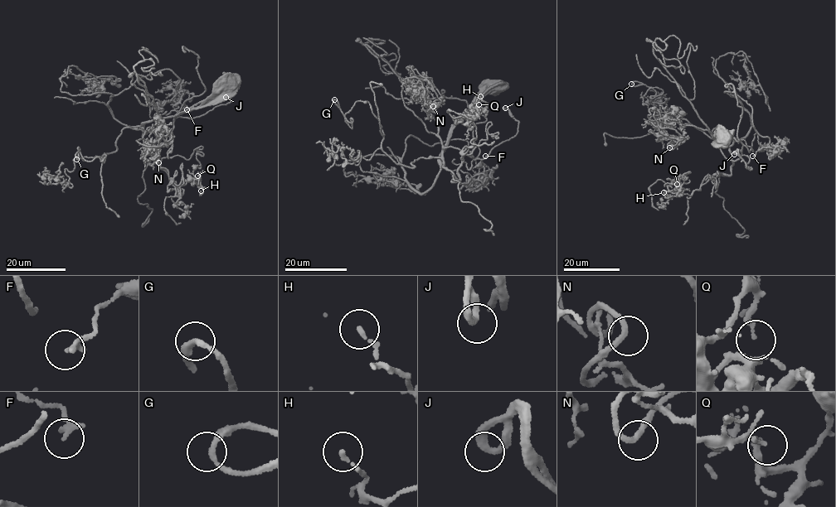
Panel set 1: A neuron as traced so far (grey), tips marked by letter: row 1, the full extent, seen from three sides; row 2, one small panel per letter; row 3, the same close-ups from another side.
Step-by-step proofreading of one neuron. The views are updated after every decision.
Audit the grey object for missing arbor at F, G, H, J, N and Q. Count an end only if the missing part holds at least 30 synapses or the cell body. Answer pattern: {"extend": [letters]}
{"extend": []}

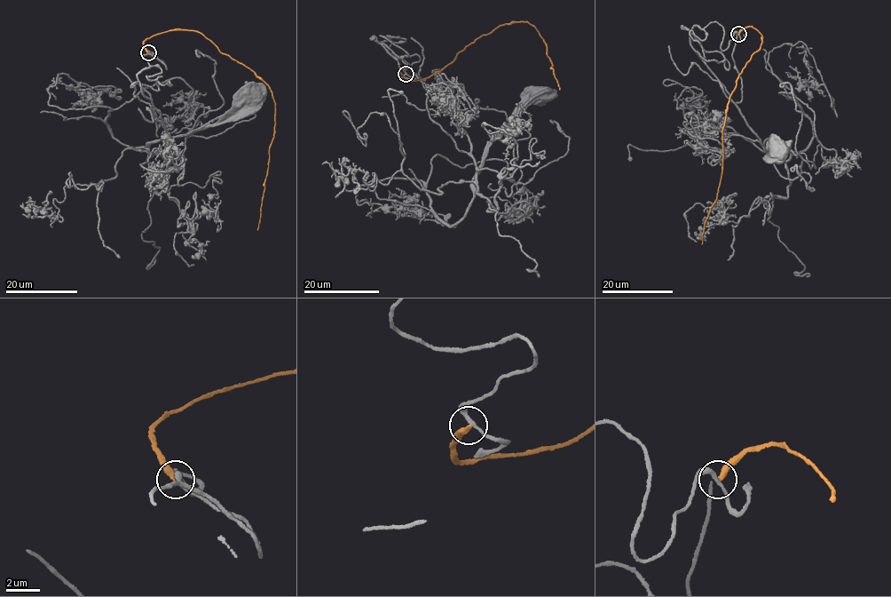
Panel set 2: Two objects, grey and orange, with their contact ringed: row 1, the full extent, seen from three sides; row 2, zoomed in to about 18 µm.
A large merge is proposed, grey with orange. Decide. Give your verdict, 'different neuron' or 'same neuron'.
different neuron

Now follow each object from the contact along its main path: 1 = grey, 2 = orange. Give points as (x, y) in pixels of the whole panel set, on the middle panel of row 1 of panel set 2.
1: (405, 74), (419, 56), (379, 43), (467, 135), (477, 192), (493, 140), (543, 92)
2: (405, 74), (402, 81), (429, 77), (480, 36), (522, 21), (534, 26), (547, 45), (560, 90)

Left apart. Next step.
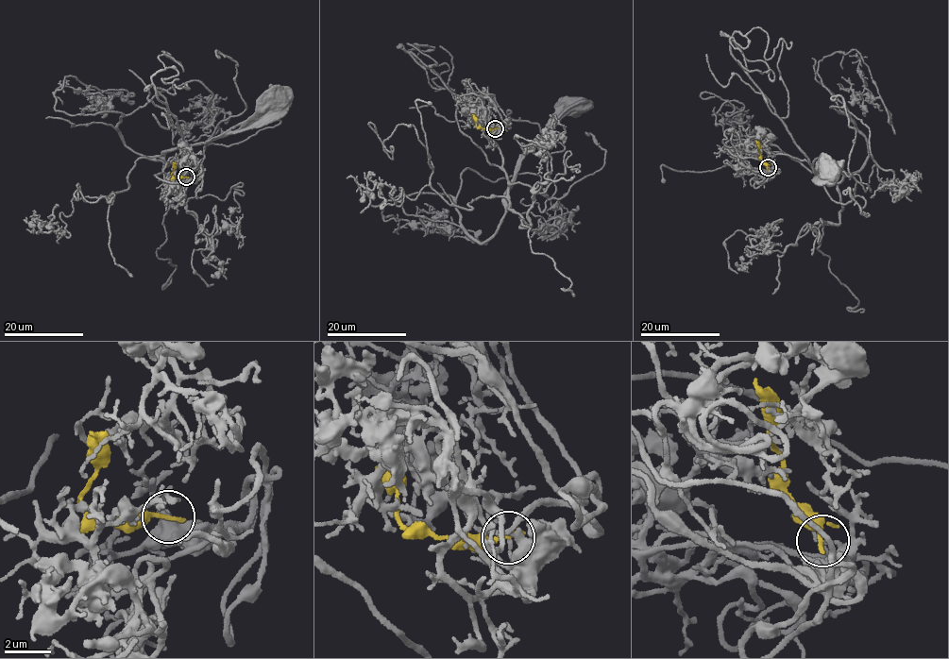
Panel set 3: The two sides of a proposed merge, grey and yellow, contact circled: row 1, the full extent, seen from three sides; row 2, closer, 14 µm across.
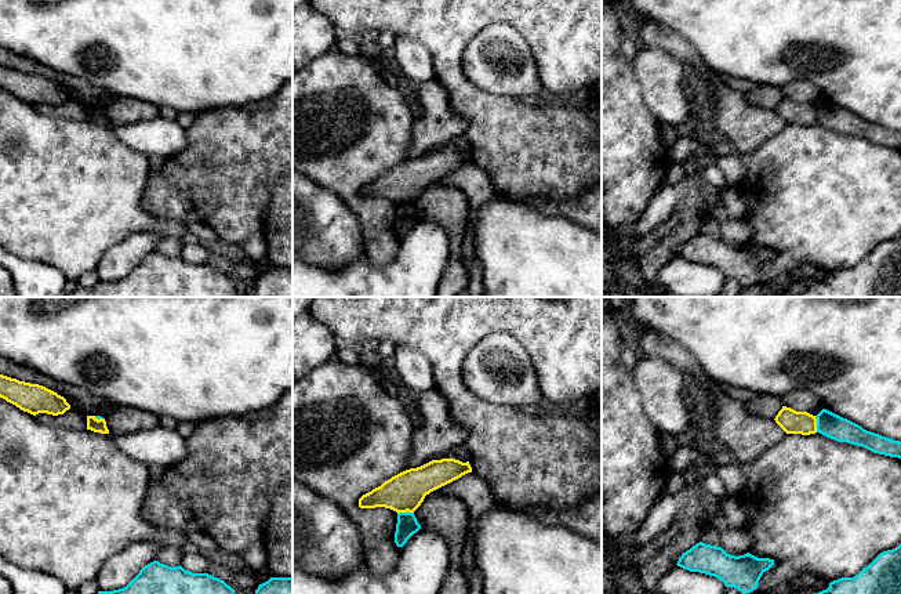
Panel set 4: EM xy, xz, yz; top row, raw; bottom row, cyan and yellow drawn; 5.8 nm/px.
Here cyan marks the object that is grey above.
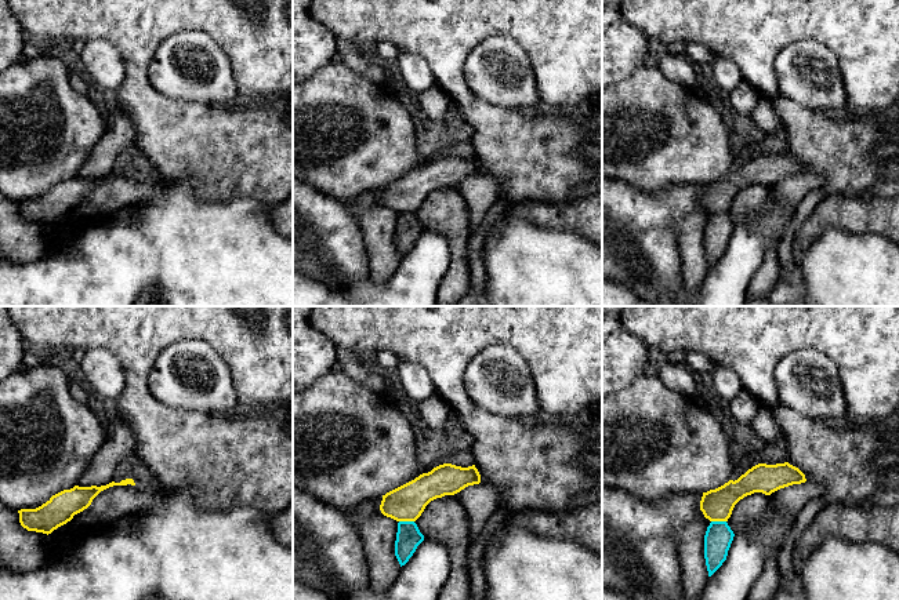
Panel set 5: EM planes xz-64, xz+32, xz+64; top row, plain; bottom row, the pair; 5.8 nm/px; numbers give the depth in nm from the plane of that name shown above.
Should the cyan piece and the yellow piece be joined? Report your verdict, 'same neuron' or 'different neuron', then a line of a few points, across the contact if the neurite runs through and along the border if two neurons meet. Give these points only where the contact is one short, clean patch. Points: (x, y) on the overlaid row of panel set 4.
different neuron

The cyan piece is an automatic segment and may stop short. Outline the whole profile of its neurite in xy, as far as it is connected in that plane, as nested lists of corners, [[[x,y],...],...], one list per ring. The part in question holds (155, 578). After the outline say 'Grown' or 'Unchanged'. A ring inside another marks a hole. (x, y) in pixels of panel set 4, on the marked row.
[[[159,561],[145,565],[123,588],[98,594],[235,594],[224,580],[208,573],[192,573]]]. Unchanged

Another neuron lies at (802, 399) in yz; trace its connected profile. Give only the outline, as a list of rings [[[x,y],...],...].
[[[804,388],[791,391],[781,398],[784,406],[796,412],[807,412],[817,416],[824,409],[822,401],[814,392]]]

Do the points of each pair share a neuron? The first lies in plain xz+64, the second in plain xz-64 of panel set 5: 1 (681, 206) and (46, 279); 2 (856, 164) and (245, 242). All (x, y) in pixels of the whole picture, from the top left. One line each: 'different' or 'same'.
1: different
2: different

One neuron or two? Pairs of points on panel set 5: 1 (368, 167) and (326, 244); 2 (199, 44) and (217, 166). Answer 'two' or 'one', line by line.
1: two
2: two

